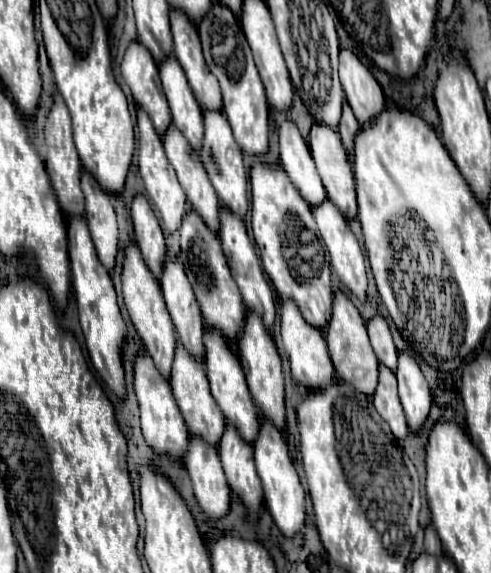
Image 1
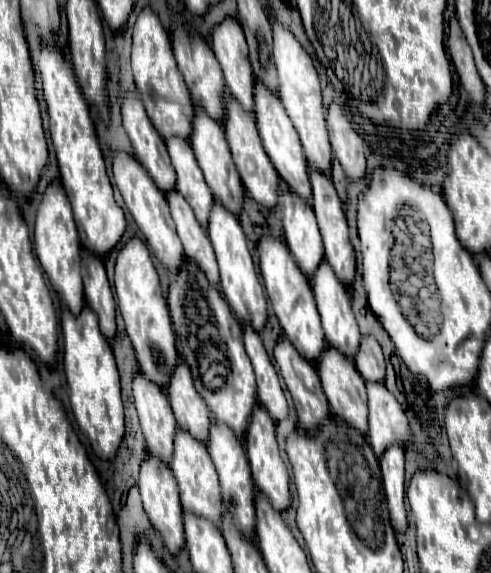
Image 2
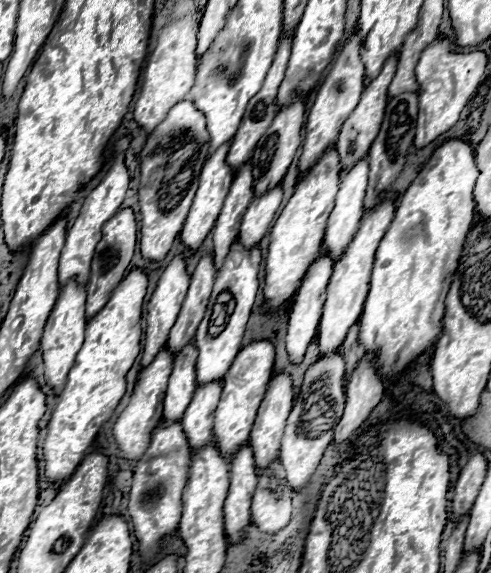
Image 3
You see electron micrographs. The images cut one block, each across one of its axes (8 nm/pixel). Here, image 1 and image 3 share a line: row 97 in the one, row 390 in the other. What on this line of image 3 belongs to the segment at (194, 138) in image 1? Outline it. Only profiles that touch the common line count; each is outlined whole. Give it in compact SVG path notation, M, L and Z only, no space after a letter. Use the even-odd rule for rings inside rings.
M194 342L186 344L174 356L174 368L172 368L172 376L170 376L166 398L164 398L164 420L166 422L178 422L186 406L192 400L192 394L198 386L196 368L194 368L196 358L198 358L198 350Z

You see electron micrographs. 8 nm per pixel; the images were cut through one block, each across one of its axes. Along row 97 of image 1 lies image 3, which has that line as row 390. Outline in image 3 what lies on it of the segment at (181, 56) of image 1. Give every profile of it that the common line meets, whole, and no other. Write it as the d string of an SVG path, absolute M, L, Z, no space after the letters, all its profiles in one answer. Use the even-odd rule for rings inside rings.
M220 382L200 384L180 420L192 450L200 450L202 446L212 442L212 422L214 422L212 414L218 406L220 392L222 392Z

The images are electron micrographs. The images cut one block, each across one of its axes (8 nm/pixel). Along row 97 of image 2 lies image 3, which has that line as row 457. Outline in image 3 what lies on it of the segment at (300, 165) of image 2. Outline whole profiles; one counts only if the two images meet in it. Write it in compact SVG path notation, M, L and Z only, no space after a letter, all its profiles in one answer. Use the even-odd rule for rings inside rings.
M284 372L274 374L268 382L266 396L258 408L258 416L248 440L258 468L266 468L270 462L278 460L280 438L284 434L286 418L292 410L292 400L294 390L290 376Z

